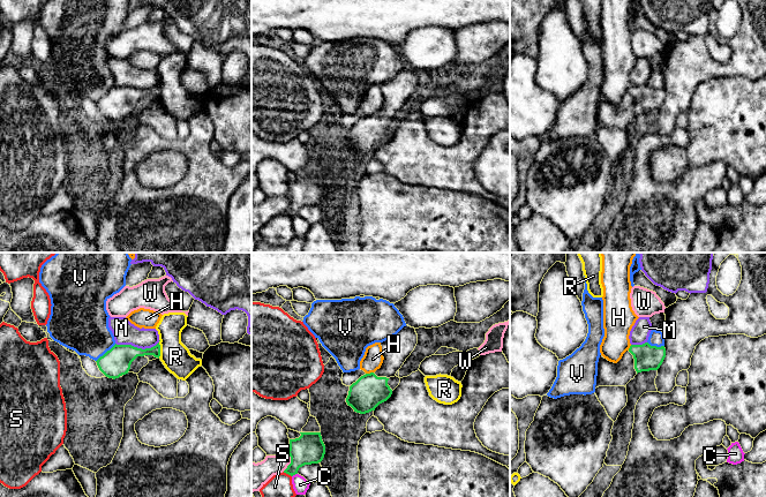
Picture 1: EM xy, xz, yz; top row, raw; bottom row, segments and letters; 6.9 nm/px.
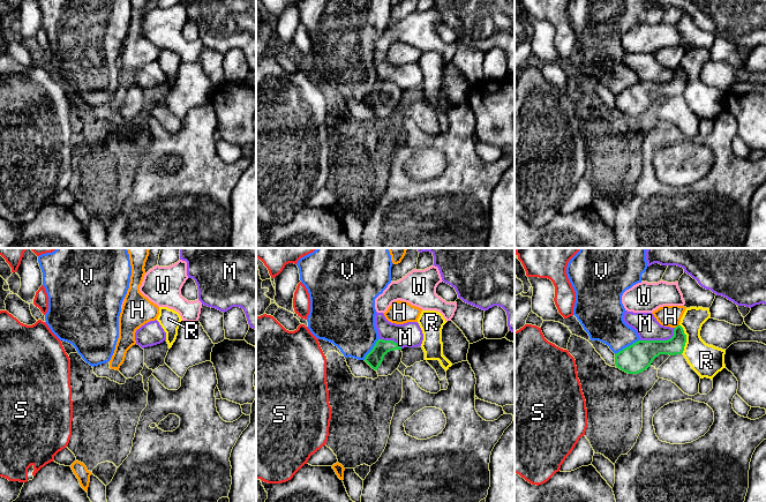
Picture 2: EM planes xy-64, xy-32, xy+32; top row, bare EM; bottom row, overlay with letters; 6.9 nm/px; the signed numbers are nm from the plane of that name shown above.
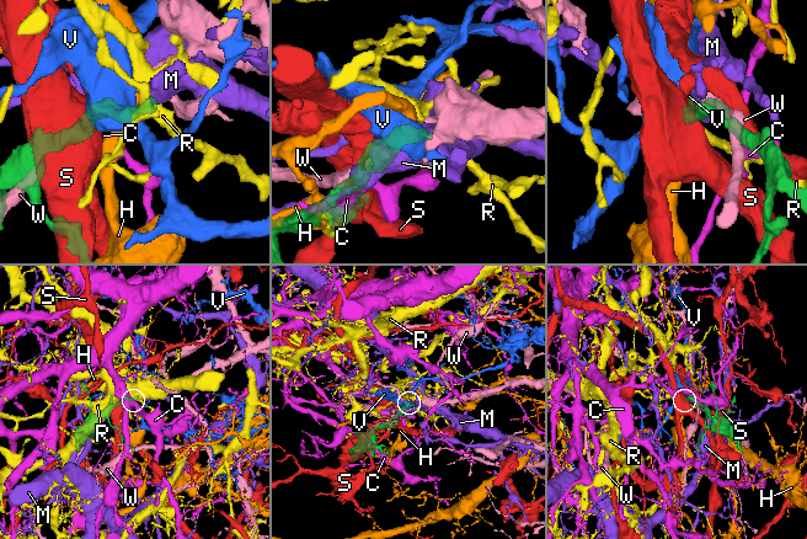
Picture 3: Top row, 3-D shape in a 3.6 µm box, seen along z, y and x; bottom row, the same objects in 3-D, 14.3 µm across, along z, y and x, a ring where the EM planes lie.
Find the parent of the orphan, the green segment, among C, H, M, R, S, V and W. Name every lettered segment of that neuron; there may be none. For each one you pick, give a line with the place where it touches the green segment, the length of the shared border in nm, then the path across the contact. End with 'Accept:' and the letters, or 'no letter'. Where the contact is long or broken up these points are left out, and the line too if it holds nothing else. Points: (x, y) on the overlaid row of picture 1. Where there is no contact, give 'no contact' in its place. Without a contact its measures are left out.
Accept: no letter

